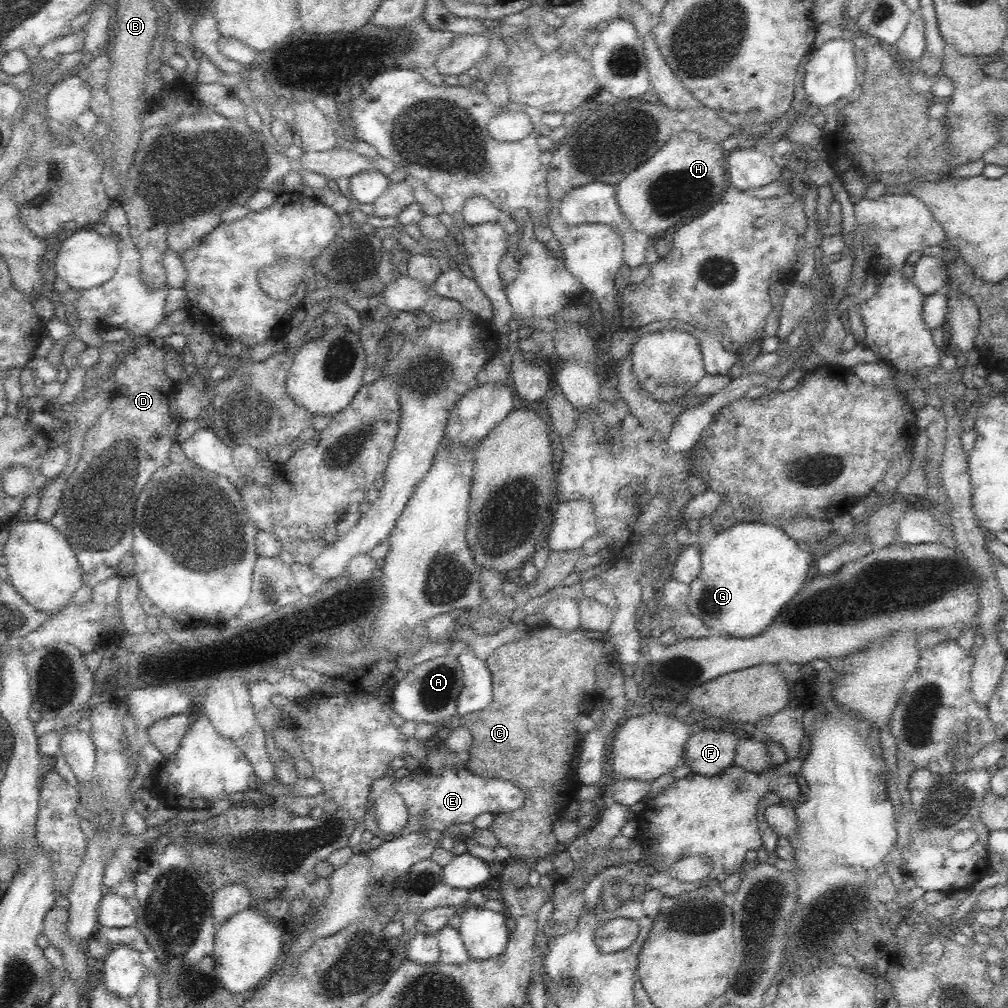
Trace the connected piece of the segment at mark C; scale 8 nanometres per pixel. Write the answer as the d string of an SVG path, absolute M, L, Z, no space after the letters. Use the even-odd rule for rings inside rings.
M546 625L540 628L529 628L528 634L520 640L514 640L514 642L506 642L493 650L488 658L487 667L490 669L492 682L493 682L493 698L492 702L488 704L486 708L482 708L478 712L472 712L470 715L462 716L460 718L461 726L466 728L472 733L472 749L469 751L469 760L465 765L465 769L469 772L475 773L477 776L490 777L500 780L508 780L513 784L516 784L525 795L524 805L520 809L514 812L504 812L504 814L494 814L494 822L489 827L490 831L494 834L494 837L499 841L499 846L508 848L510 854L514 856L522 856L522 858L549 858L553 857L560 848L556 836L552 831L552 824L555 820L559 820L563 815L566 806L570 804L570 801L577 800L574 796L577 796L578 790L581 788L581 784L578 779L578 748L580 748L580 738L576 734L576 724L574 724L574 718L578 714L586 714L590 708L601 703L602 696L596 694L597 682L596 673L605 667L608 663L615 662L612 656L608 655L608 652L615 648L615 638L611 635L609 630L606 632L594 632L592 630L560 630L553 626Z

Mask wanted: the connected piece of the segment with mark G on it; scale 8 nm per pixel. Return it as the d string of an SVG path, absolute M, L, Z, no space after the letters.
M733 524L700 548L702 569L689 584L686 607L720 634L736 638L758 636L800 592L816 554L815 549L802 551L784 529L771 524Z

